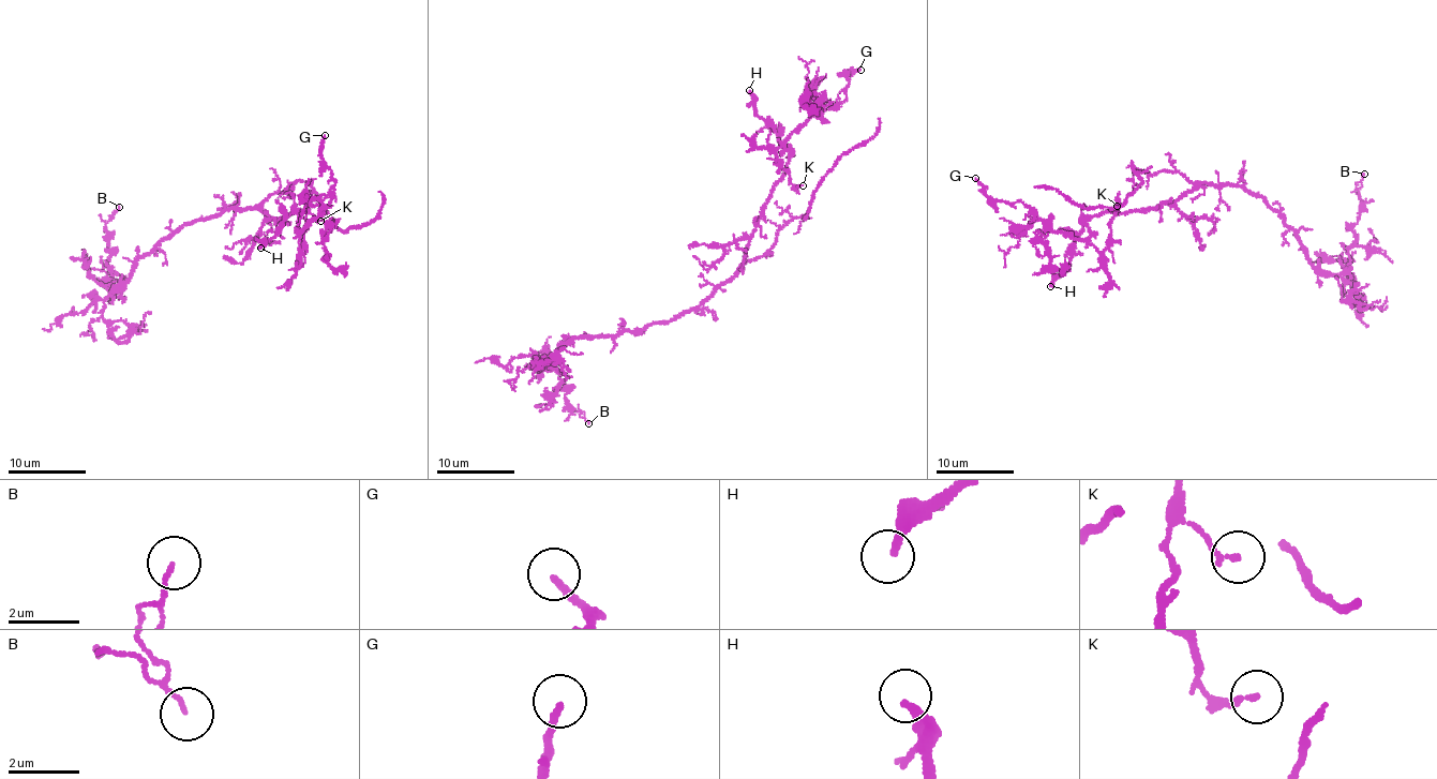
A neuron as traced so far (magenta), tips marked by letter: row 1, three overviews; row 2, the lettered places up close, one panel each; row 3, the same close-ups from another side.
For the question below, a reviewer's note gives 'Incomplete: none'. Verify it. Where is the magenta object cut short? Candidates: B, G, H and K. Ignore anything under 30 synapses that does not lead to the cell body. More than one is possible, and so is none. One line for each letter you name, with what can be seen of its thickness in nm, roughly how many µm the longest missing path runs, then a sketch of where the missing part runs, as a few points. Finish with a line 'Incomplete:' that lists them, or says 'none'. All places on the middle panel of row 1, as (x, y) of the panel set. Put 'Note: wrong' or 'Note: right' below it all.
Incomplete: none
Note: right

